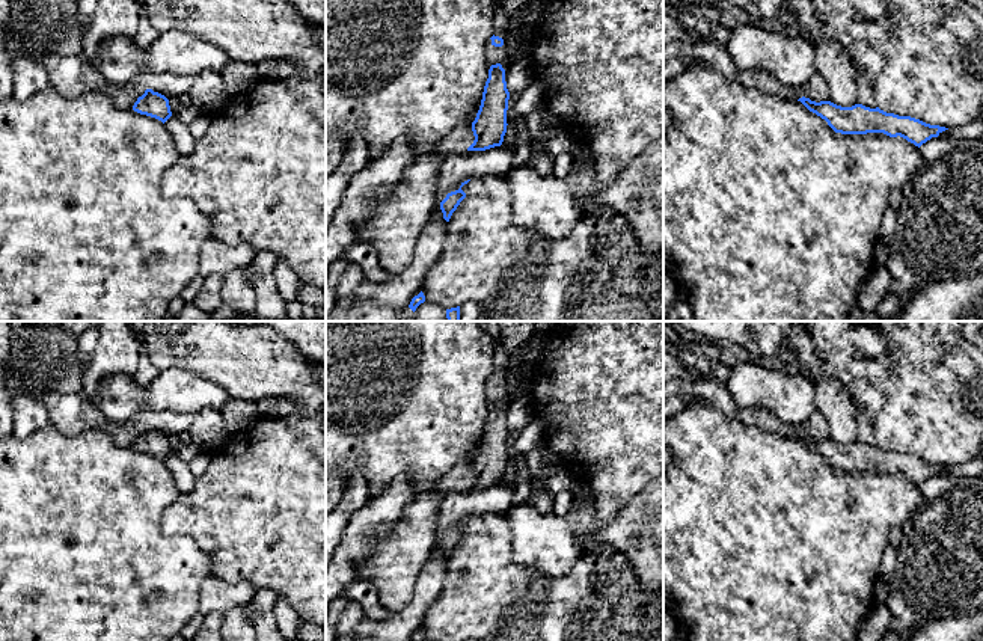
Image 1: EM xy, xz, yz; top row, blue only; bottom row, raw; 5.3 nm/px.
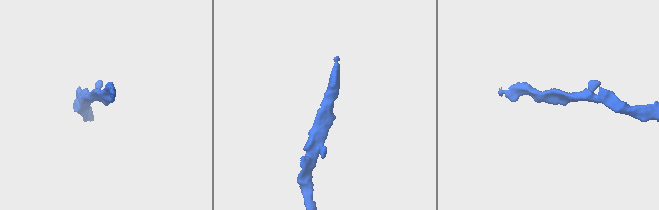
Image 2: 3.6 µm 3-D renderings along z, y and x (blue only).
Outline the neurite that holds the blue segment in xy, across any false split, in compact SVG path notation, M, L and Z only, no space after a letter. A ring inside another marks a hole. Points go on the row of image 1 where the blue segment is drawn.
M146 89L145 94L137 98L133 110L155 118L163 124L172 116L169 100L152 89Z

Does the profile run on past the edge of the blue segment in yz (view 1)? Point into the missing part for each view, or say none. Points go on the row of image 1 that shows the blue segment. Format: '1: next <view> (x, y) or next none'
1: next none

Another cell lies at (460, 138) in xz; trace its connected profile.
M470 122L458 124L443 140L437 145L437 154L448 157L451 154L464 152L473 143L475 136Z

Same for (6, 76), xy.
M0 0L0 101L12 98L14 57L6 48L8 23L11 21L12 0Z

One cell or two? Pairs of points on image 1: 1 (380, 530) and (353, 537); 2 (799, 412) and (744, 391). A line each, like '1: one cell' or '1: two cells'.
1: one cell
2: one cell

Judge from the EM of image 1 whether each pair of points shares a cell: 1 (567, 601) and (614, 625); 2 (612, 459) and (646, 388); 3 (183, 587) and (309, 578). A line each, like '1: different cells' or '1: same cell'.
1: different cells
2: same cell
3: different cells

